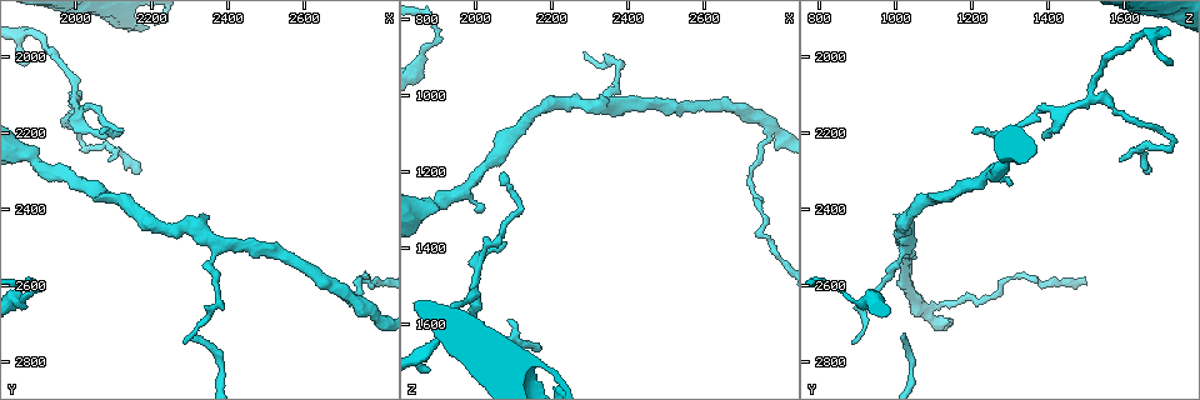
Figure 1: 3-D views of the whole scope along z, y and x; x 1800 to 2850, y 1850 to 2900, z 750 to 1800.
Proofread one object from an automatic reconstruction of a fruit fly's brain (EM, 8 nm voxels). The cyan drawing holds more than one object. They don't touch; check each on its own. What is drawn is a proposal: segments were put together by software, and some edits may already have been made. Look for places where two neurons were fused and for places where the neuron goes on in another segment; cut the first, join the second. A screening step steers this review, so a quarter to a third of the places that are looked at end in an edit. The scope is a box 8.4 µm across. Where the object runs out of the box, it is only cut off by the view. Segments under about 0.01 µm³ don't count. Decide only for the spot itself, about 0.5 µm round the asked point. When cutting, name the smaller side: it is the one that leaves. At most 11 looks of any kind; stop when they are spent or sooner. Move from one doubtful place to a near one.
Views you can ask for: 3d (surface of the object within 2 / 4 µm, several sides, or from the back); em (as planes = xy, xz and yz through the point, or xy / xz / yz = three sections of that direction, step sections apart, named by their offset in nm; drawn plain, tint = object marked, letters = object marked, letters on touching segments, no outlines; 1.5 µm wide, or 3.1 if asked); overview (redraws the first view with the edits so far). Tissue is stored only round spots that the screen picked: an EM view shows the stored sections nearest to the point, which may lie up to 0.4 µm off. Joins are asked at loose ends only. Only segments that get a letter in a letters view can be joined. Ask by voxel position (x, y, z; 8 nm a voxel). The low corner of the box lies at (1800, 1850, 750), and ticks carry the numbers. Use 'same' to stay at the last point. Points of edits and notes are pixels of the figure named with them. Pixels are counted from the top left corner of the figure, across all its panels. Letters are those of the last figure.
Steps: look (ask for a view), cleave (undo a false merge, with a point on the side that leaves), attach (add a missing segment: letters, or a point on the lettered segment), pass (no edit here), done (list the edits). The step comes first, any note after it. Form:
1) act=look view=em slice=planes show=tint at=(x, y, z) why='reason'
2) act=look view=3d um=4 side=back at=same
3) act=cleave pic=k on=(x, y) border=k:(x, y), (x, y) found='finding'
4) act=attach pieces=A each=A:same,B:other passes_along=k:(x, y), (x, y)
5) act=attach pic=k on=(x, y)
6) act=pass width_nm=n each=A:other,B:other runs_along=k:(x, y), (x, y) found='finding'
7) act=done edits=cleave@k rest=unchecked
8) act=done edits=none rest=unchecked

act=look view=3d um=4 at=(2770, 2665, 1085) why='sharp bend'

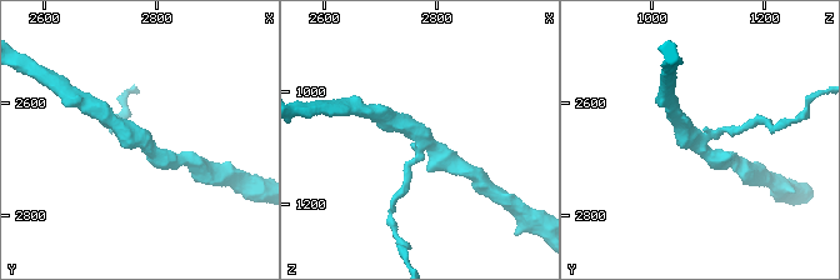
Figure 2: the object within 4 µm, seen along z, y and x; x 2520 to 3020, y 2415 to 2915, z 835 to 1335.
act=look view=em slice=yz step=4 show=tint at=(2780, 2660, 1085) arms=3 why='now the EM'

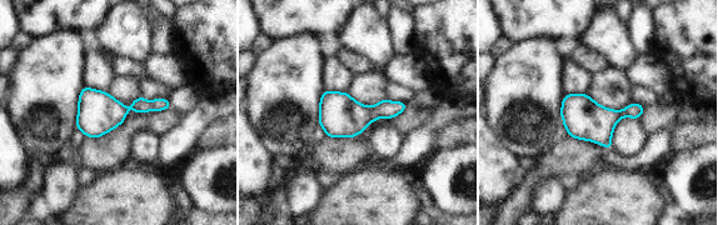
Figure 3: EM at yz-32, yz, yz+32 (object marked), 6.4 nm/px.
act=look view=em slice=planes show=letters at=same

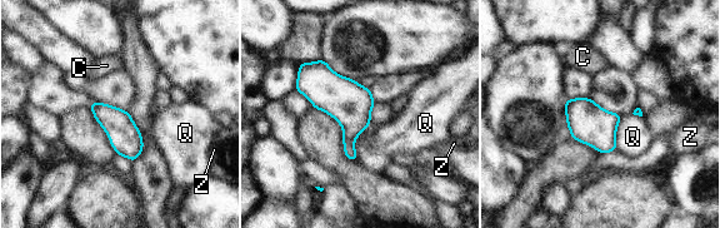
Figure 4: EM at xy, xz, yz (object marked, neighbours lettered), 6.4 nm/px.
act=pass width_nm=200 each=C:other,Q:other,Z:other border=4:(623, 117), (616, 129), (615, 149) found='one neuron here'

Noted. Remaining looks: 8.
act=look view=em slice=planes show=letters at=(2380, 2495, 1015) why='three arms meet'

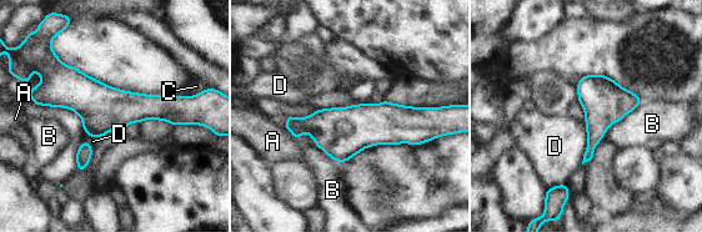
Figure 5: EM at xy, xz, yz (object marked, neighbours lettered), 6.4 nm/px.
act=pass each=A:other,B:other,C:other,D:other found='one neuron here'

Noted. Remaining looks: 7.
act=look view=em slice=xz step=8 show=tint at=(2010, 2225, 1735)

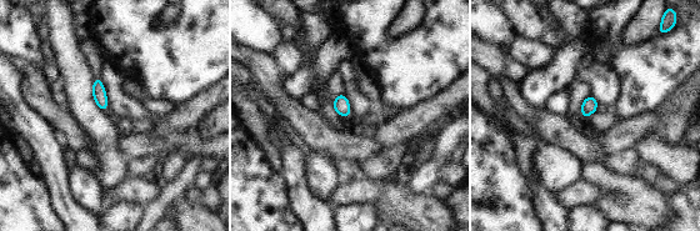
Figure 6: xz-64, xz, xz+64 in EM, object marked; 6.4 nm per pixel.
act=look view=em slice=planes show=tint at=same

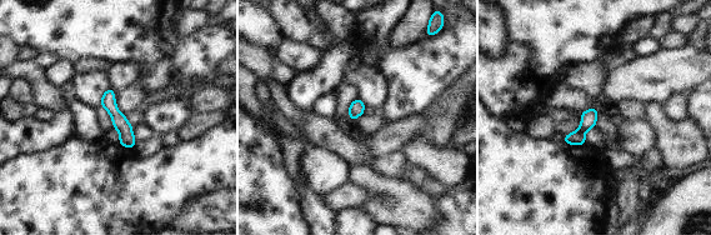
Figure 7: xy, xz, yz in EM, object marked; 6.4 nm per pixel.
act=look view=em slice=planes show=letters at=same why='see the neighbours'

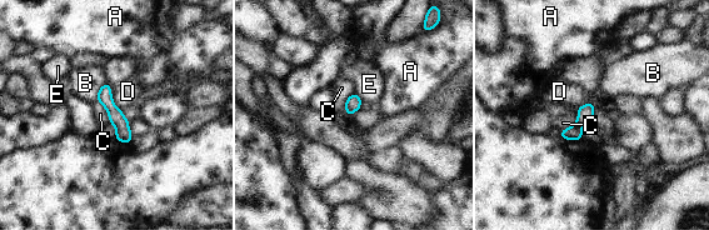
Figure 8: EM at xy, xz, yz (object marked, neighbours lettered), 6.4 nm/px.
act=pass longest_contact=D:180nm each=A:other,B:other,C:other,D:other,E:other found='one neuron here'

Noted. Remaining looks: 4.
act=look view=em slice=xy step=4 show=tint at=(1875, 2005, 1720) why='an open end'

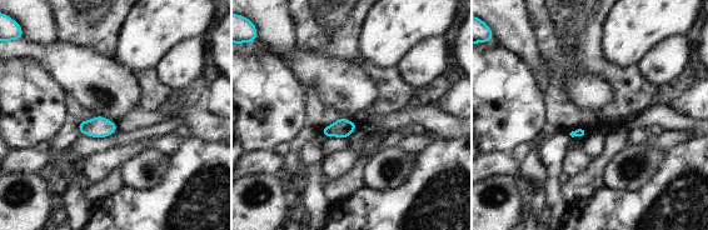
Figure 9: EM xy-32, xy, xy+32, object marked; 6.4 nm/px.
act=look view=em slice=planes show=letters at=same

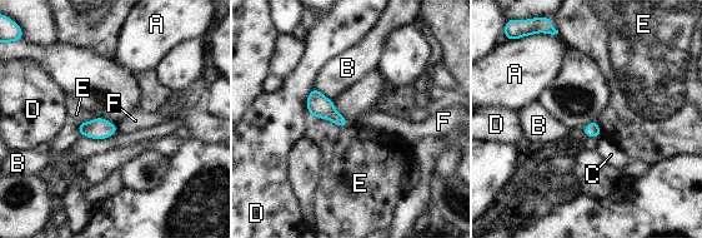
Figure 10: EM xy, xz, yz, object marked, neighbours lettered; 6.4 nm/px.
act=pass width_nm=80 each=A:other,B:other,C:other,D:other,E:other,F:other border=10:(312, 114), (346, 125) found='none of them fits'

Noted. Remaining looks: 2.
act=done edits=none rest=unchecked

